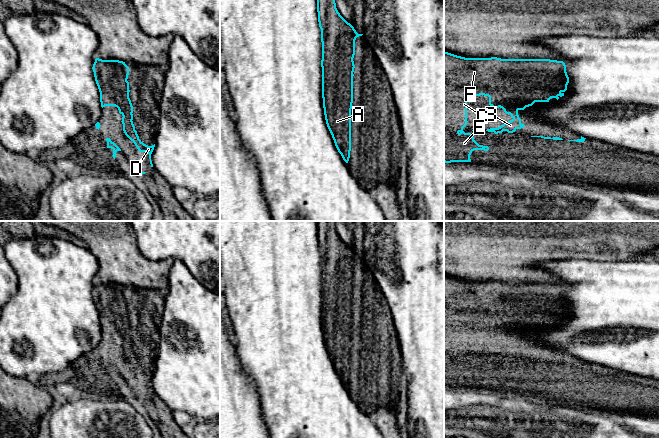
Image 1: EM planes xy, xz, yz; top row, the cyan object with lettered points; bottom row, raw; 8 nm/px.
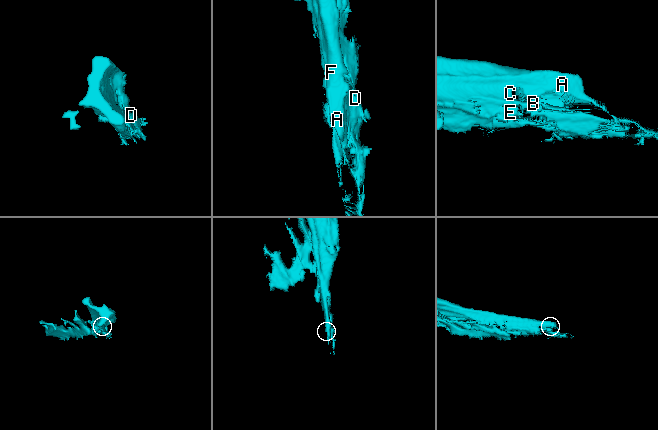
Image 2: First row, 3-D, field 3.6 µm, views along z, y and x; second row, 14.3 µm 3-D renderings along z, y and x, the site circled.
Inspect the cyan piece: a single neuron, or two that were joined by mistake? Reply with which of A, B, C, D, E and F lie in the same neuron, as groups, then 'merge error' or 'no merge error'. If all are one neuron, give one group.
A B C D E F | no merge error

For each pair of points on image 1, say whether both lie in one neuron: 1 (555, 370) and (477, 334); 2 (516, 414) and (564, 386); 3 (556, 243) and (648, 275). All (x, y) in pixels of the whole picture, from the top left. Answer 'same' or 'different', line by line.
1: same
2: different
3: different

